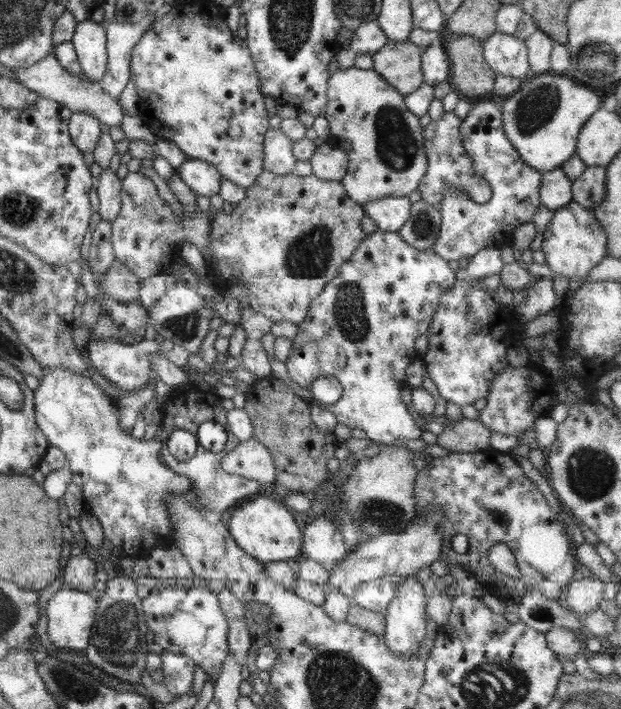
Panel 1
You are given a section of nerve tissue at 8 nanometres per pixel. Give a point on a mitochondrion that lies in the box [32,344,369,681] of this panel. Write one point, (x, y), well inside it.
(121, 618)

